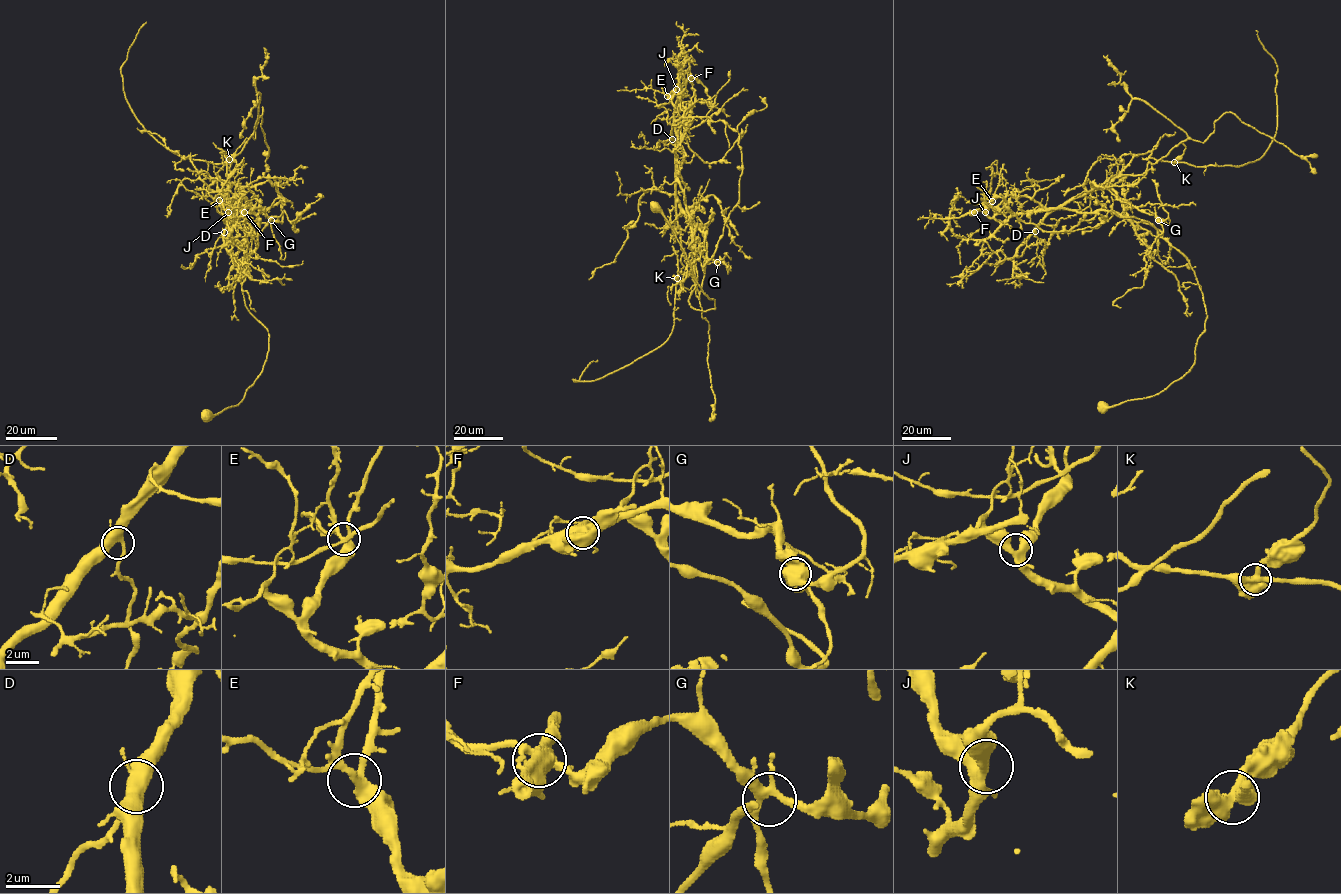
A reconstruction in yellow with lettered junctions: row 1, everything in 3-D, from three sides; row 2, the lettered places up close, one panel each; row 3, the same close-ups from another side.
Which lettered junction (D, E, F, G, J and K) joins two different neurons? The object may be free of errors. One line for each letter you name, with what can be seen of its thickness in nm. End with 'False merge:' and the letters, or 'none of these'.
F: Thickness 550 nm
False merge: F

